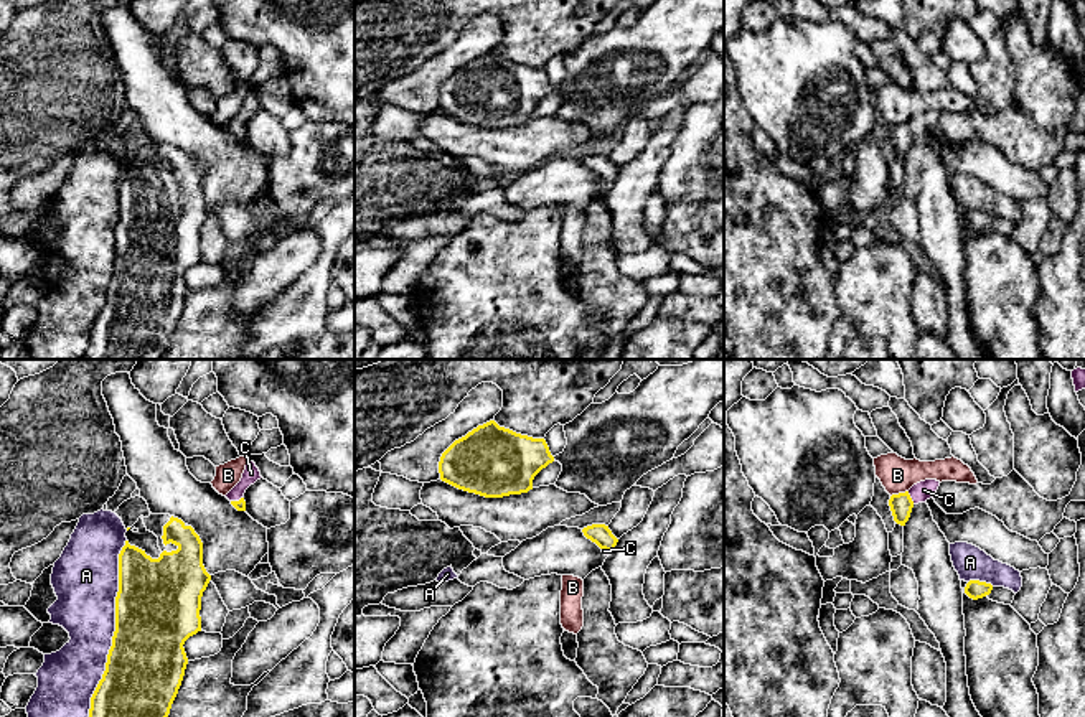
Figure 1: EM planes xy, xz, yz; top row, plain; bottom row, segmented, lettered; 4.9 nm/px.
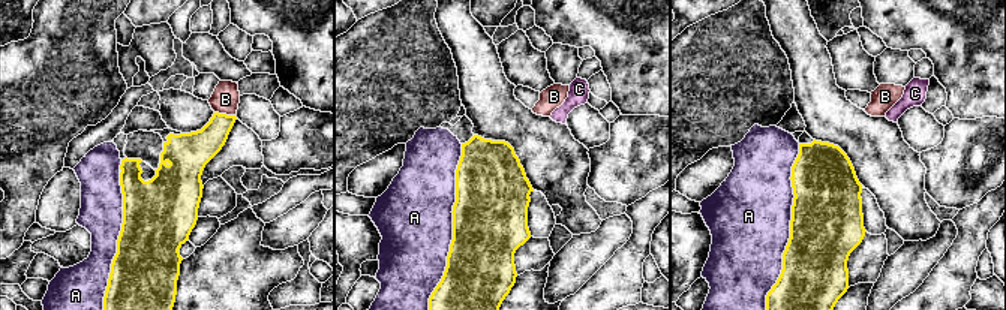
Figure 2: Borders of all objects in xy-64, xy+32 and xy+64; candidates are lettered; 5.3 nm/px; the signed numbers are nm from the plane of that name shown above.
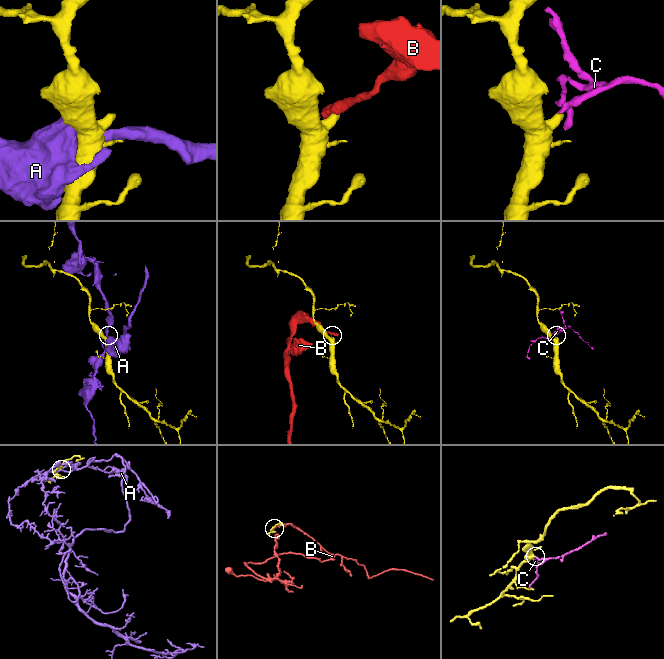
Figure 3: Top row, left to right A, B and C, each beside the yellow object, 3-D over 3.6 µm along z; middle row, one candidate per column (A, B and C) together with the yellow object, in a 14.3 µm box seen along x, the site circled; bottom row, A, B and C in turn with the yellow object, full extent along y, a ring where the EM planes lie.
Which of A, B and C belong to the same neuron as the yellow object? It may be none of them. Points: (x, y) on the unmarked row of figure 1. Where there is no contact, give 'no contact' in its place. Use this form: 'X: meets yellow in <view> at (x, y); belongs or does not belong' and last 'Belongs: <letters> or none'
A: meets yellow in xy at (114, 264); does not belong
B: meets yellow in yz at (899, 124); does not belong
C: meets yellow in yz at (911, 129); belongs
Belongs: C

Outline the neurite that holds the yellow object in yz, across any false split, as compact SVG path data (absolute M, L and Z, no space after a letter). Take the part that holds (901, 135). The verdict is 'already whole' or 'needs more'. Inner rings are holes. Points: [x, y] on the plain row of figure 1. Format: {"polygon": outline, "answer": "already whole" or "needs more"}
{"polygon": "M925 110L914 115L909 122L892 125L889 130L889 137L894 147L894 152L900 157L910 148L912 138L918 134L925 134L927 130L933 129L940 112L937 110Z", "answer": "needs more"}

